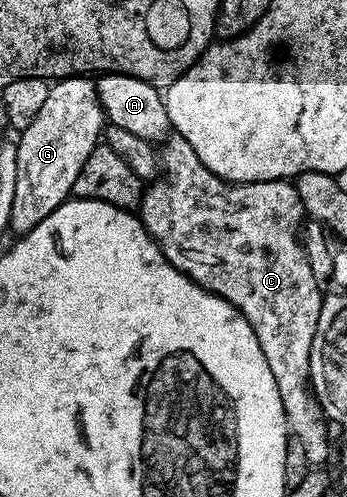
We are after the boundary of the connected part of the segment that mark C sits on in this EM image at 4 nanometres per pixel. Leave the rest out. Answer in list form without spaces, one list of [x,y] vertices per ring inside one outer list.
[[[179,135],[165,137],[159,146],[158,154],[160,156],[161,174],[145,188],[144,197],[140,201],[138,210],[138,216],[144,225],[144,229],[156,240],[162,255],[175,269],[183,271],[191,281],[198,283],[206,291],[226,299],[250,323],[254,335],[258,335],[258,347],[262,347],[262,355],[266,355],[266,363],[270,363],[270,372],[274,374],[274,383],[278,383],[278,395],[282,395],[282,407],[286,411],[291,436],[297,437],[306,447],[306,459],[309,466],[323,466],[320,464],[328,457],[328,431],[324,427],[324,425],[326,426],[326,419],[322,410],[315,396],[310,392],[308,368],[310,367],[310,347],[314,343],[314,331],[318,331],[318,315],[322,311],[324,297],[322,296],[322,286],[314,279],[314,271],[310,271],[308,256],[302,244],[302,226],[305,224],[306,214],[295,184],[288,179],[255,181],[249,185],[234,185],[226,182],[218,175],[211,173],[202,163],[202,159],[198,159],[198,155],[194,155],[194,147],[190,147],[190,143],[186,143],[186,139]]]

